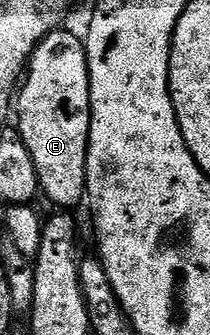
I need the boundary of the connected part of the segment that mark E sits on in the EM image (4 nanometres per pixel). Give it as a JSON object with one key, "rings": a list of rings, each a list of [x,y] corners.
{"rings":[[[56,30],[47,33],[47,37],[35,47],[35,52],[32,54],[25,69],[25,79],[22,81],[21,87],[17,92],[17,116],[19,112],[17,127],[21,138],[25,142],[25,146],[29,150],[29,154],[33,160],[33,166],[37,168],[40,193],[42,193],[44,197],[47,195],[48,198],[59,207],[56,209],[71,210],[71,207],[73,207],[79,199],[81,201],[84,199],[87,191],[87,143],[89,142],[89,126],[91,125],[91,87],[89,86],[89,66],[87,65],[87,49],[84,41],[80,39],[80,37],[78,40],[71,32],[63,31],[64,30]]]}

